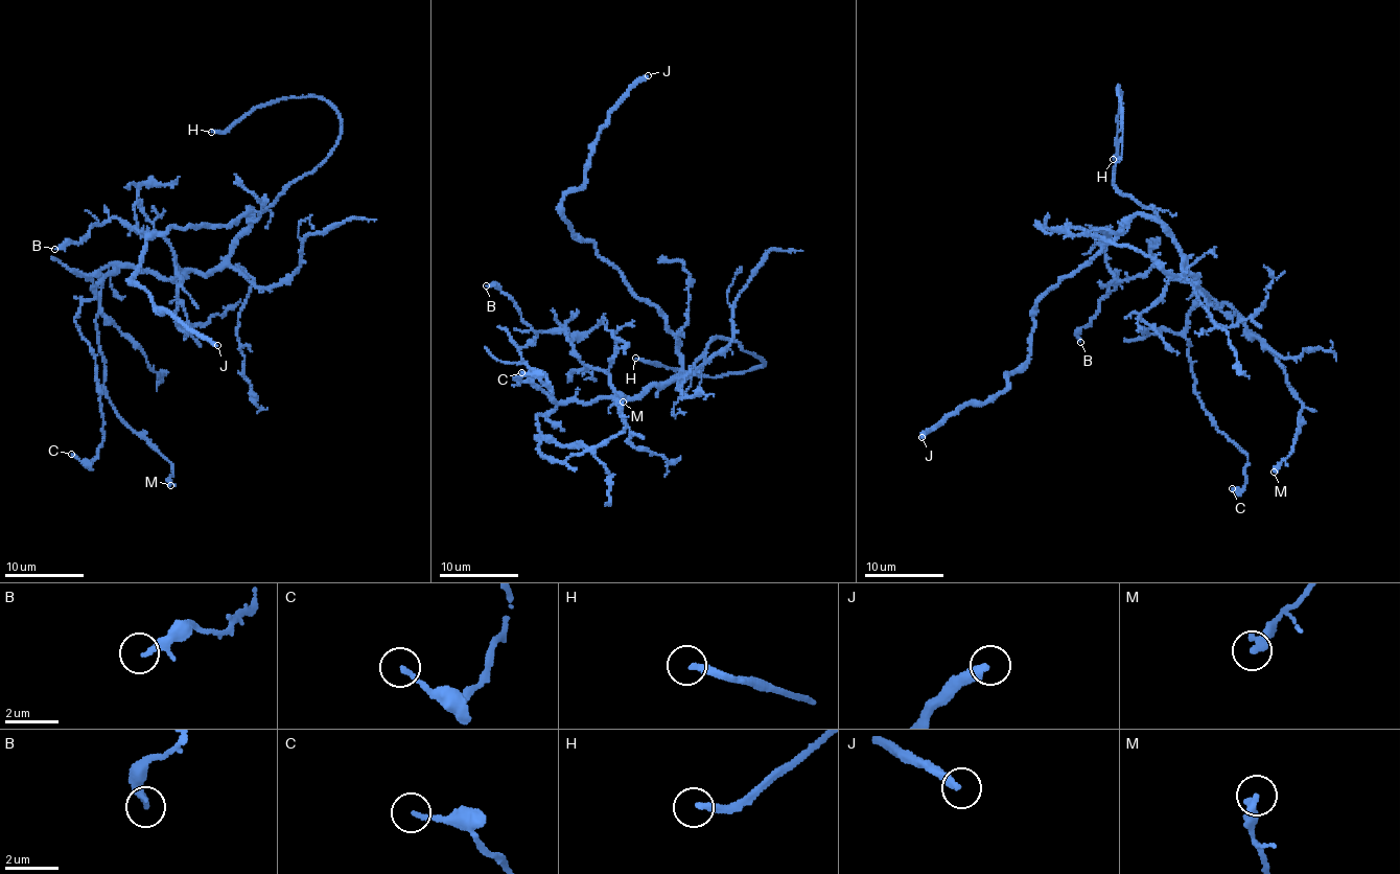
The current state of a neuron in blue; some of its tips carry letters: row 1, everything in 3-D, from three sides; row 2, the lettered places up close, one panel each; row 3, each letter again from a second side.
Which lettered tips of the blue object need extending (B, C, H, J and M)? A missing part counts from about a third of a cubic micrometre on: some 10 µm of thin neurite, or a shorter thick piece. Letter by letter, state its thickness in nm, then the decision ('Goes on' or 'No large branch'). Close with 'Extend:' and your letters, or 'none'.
B: Thickness 160 nm. No large branch
C: Thickness 150 nm. No large branch
H: Thickness 240 nm. Goes on
J: Thickness 340 nm. Goes on
M: Thickness 360 nm. No large branch
Extend: H, J

